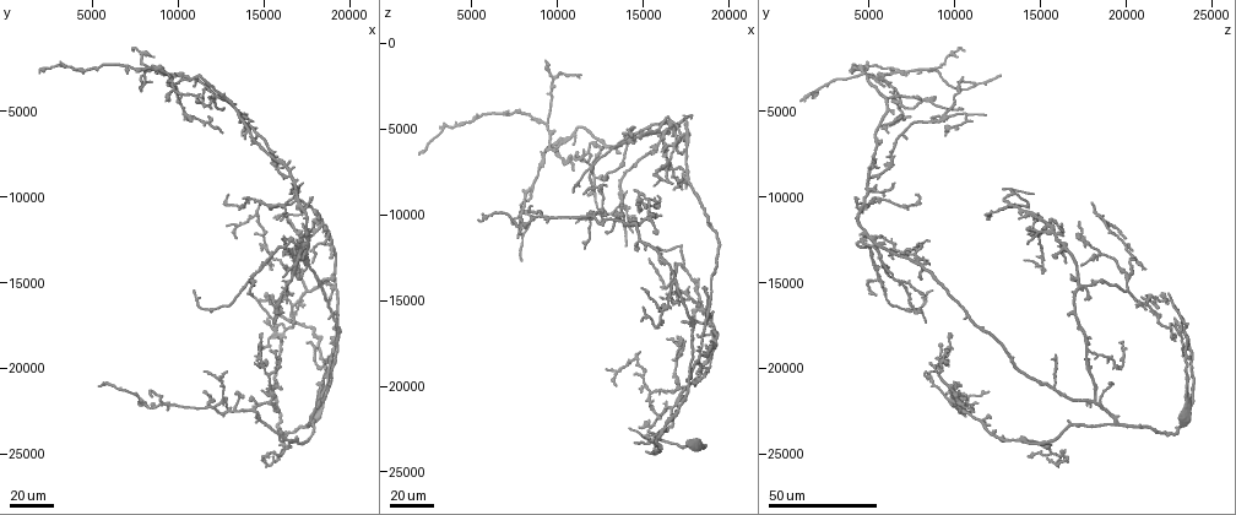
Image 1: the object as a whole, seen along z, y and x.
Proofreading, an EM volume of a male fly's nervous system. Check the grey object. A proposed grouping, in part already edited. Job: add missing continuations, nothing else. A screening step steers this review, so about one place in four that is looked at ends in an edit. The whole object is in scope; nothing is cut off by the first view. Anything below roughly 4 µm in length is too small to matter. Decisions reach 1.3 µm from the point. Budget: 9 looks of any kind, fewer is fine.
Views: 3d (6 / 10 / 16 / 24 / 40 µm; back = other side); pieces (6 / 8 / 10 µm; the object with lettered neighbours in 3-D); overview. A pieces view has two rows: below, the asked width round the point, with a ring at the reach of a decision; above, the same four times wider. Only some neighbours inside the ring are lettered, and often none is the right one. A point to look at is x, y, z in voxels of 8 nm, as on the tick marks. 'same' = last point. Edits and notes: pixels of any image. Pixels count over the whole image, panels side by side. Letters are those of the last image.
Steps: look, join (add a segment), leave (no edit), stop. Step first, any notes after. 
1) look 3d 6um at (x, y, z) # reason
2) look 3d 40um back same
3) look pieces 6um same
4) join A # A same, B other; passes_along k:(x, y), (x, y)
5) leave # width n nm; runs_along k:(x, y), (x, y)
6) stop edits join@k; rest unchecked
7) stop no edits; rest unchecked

look 3d 40um at (14800, 16000, 22400) # tapers out

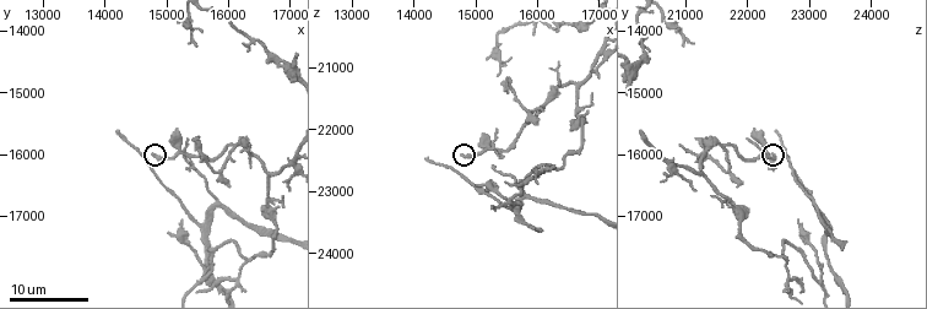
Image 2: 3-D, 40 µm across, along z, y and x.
look pieces 10um at (14800, 15950, 22400) # what lies round it

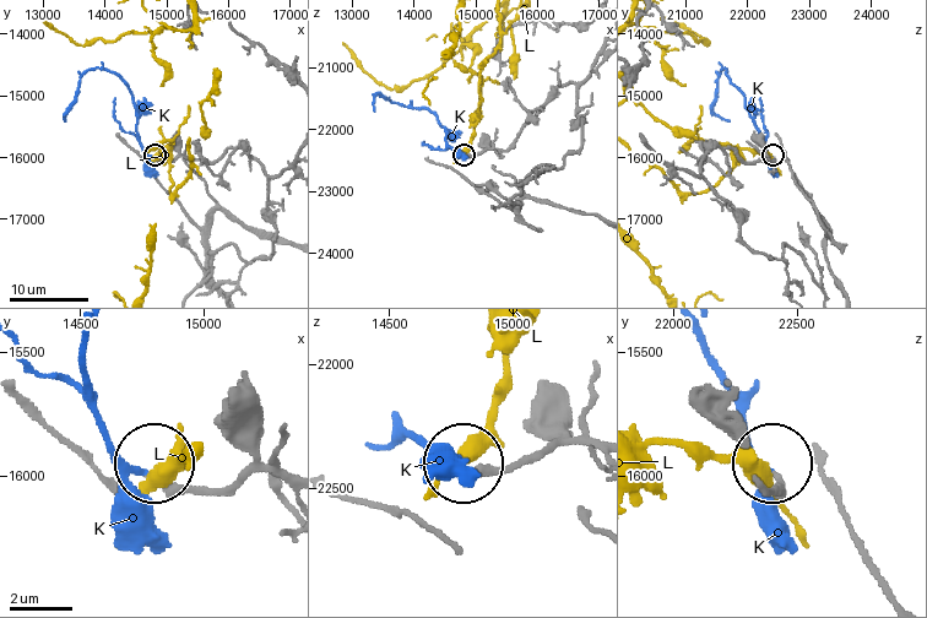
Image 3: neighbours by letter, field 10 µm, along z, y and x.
join K # width 190 nm; K same, L other; it goes on there

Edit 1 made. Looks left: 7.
look 3d 40um at (14000, 5400, 11800) # branch stops here

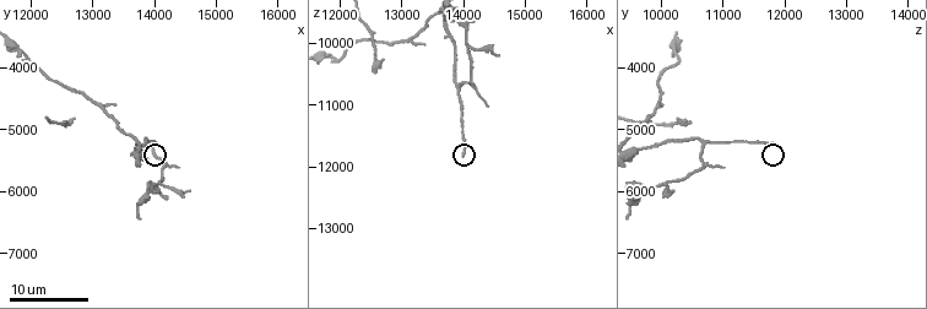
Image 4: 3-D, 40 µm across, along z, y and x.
look 3d 6um at (14000, 5200, 11850)

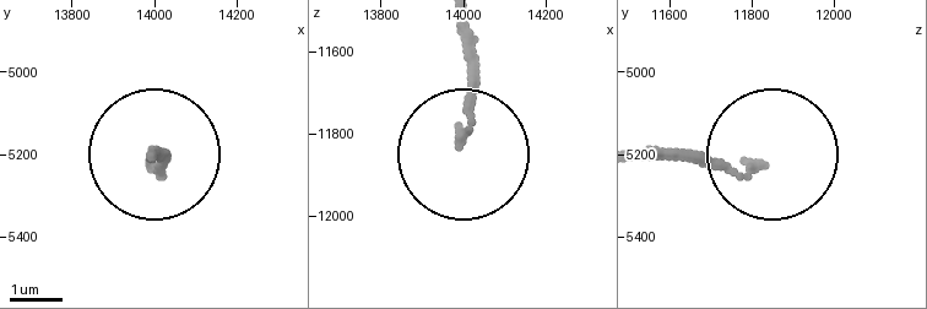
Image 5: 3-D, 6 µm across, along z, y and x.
look pieces 8um at (13995, 5225, 11805)

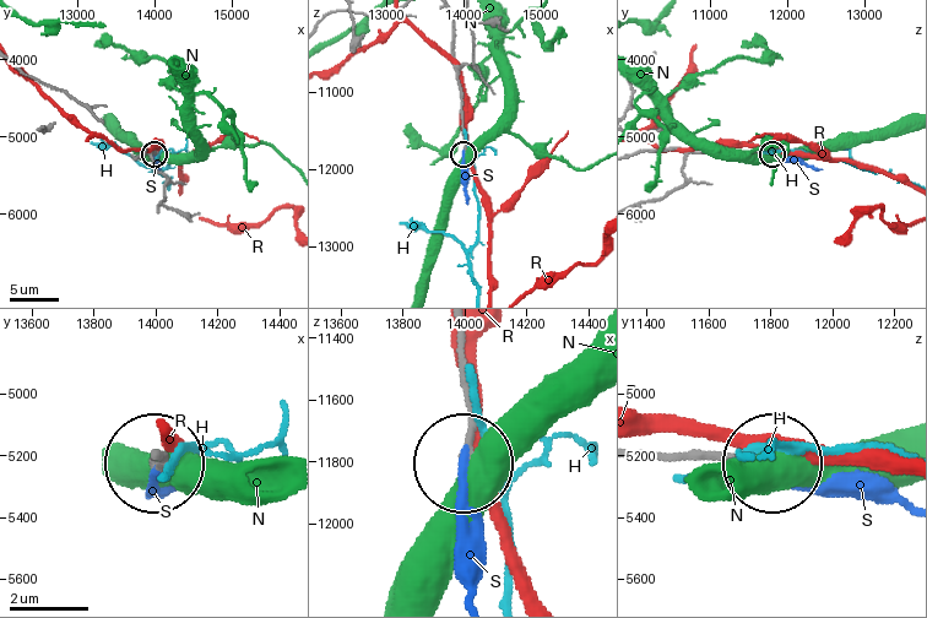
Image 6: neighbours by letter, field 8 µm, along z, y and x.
join S # H other, N other, R other, S same; passes_along 6:(462, 125), (467, 202); it goes on there

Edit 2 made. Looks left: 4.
look 3d 24um at (7800, 3000, 12600) # thin end

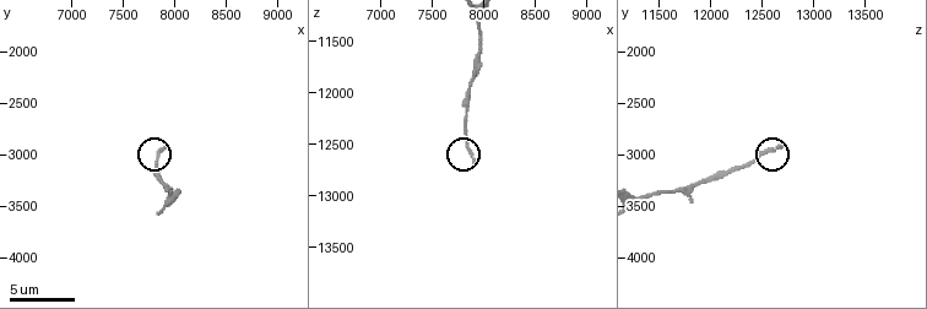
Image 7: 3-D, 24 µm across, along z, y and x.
look pieces 8um at (7920, 2920, 12660)

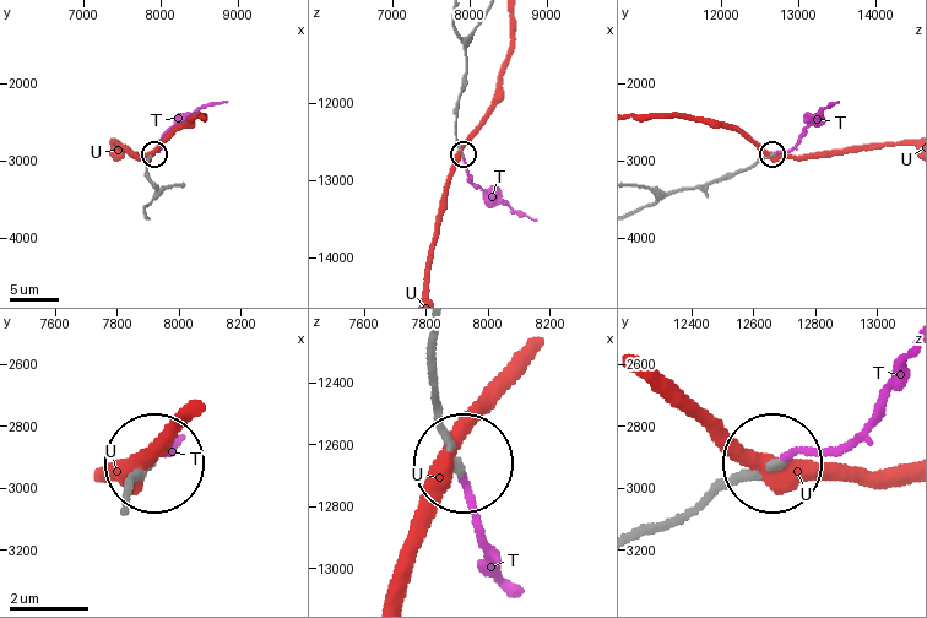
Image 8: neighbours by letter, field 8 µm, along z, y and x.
join T # T same, U other; passes_along 8:(437, 369), (456, 477), (499, 573); it goes on there

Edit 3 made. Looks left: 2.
look 3d 24um at (9600, 3000, 5000) # an open end

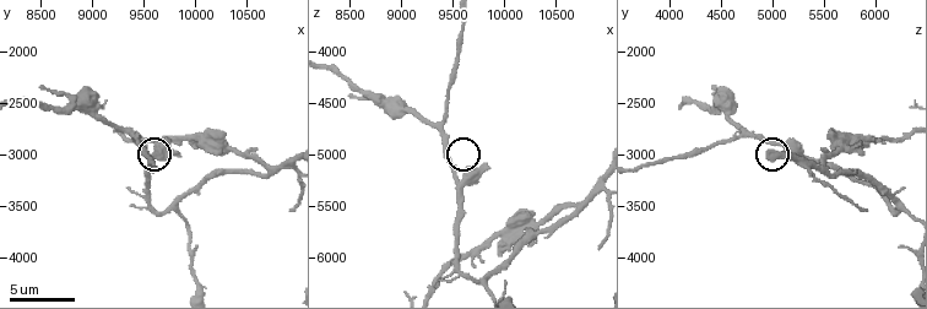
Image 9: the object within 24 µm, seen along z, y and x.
look pieces 8um at (9820, 3000, 5100)

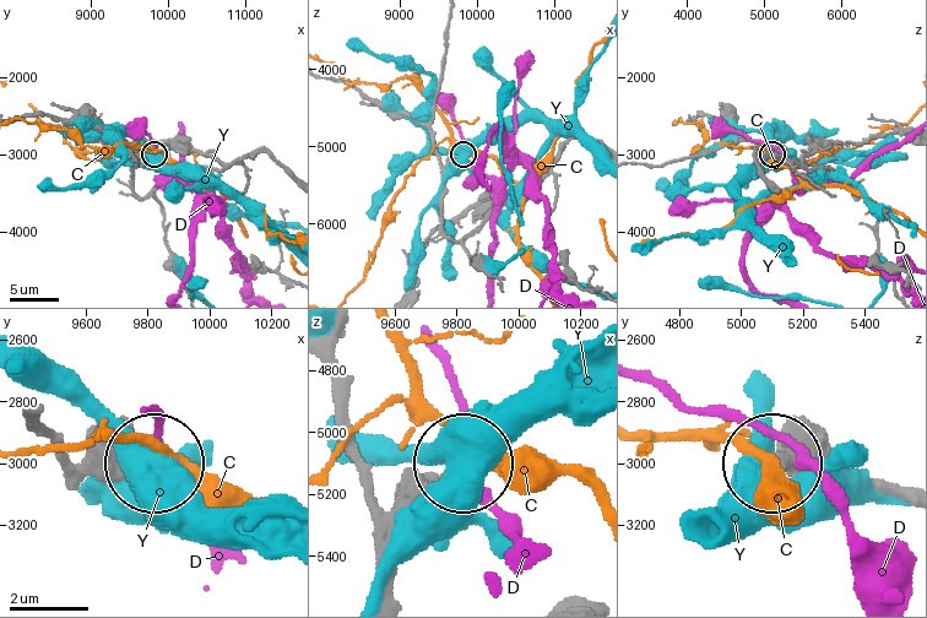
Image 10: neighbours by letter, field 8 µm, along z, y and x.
leave # C other, D other, Y other; none of them fits

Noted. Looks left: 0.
stop edits join@3, join@6, join@8; rest unchecked

